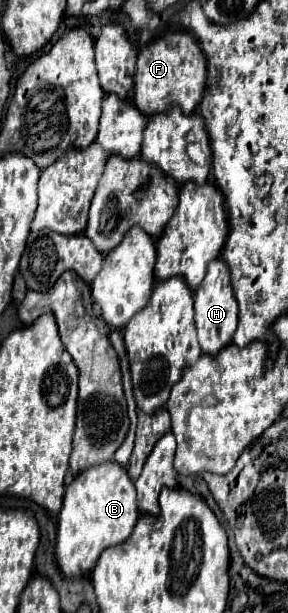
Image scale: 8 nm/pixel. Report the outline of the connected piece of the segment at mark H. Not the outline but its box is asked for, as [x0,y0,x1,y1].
[194,259,238,355]

